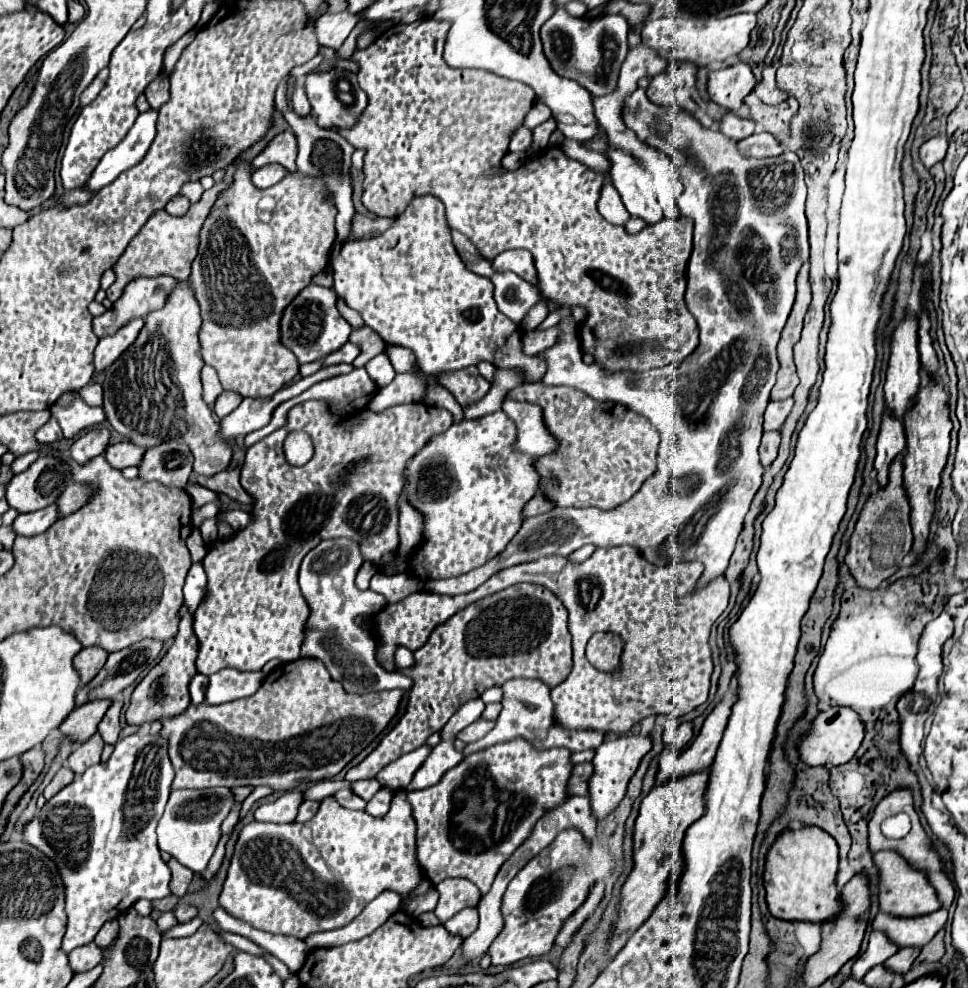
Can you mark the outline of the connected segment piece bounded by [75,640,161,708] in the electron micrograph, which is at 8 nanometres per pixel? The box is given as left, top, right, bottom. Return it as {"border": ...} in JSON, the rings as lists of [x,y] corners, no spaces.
{"border":[[[141,640],[119,652],[111,652],[99,674],[83,688],[77,690],[75,708],[93,700],[113,700],[143,672],[145,664],[161,654],[161,642]]]}

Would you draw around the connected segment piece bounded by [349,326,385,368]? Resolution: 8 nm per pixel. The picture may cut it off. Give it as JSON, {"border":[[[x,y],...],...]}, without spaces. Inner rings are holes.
{"border":[[[369,326],[353,328],[349,340],[359,340],[359,348],[361,348],[359,358],[353,362],[355,368],[365,366],[373,356],[377,356],[377,354],[381,354],[381,352],[385,350],[385,342],[383,342],[383,340],[375,334],[375,330],[371,330]]]}

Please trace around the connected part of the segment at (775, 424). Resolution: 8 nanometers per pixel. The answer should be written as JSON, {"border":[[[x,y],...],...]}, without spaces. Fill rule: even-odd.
{"border":[[[793,398],[781,400],[781,402],[769,402],[767,410],[765,410],[765,422],[763,422],[763,430],[779,430],[785,422],[785,418],[789,416],[793,408]]]}

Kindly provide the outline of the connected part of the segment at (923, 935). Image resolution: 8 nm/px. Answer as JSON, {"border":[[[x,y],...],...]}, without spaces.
{"border":[[[937,910],[917,918],[897,918],[891,914],[877,914],[871,922],[873,930],[879,930],[891,938],[899,948],[923,948],[947,922],[947,910]]]}

